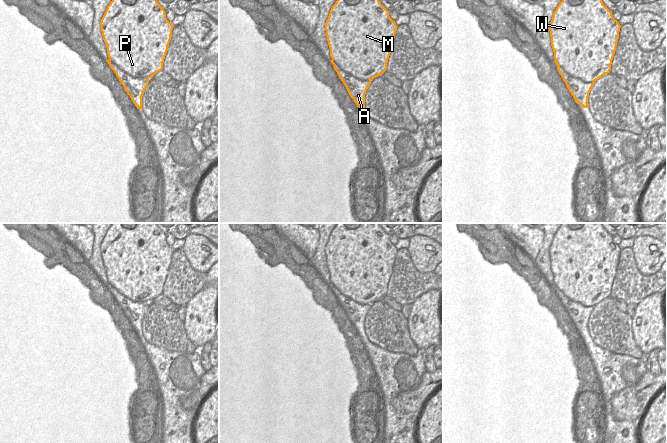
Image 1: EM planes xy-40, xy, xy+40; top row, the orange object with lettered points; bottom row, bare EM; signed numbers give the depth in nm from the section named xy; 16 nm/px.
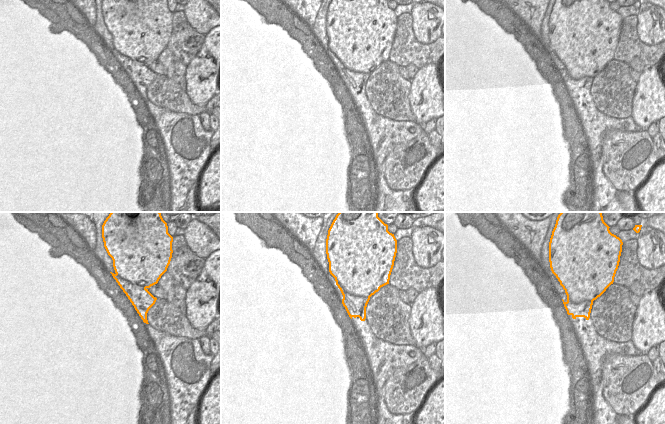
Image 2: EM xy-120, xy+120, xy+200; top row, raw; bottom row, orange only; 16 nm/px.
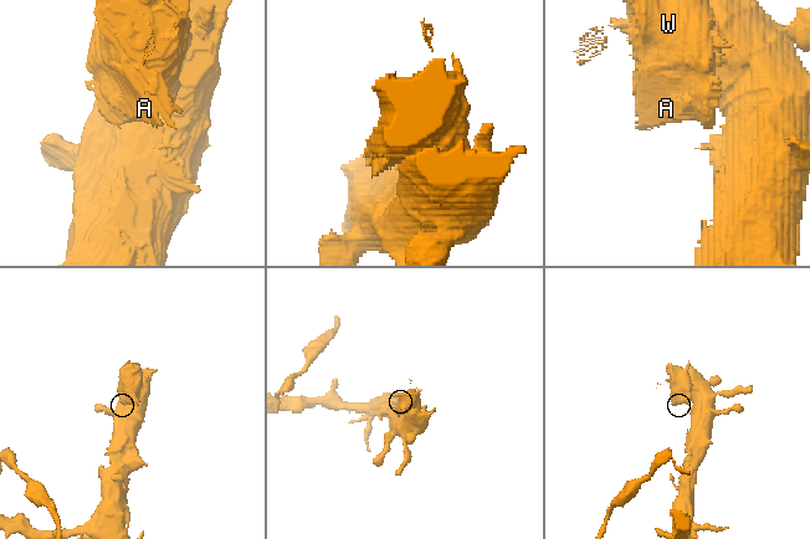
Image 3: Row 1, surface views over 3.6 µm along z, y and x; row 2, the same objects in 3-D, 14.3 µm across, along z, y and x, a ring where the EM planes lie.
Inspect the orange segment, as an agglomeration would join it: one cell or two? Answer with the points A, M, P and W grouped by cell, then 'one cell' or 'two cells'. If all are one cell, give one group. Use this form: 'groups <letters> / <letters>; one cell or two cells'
groups A / M P W; two cells

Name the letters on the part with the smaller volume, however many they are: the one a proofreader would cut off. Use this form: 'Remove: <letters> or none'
Remove: A.

